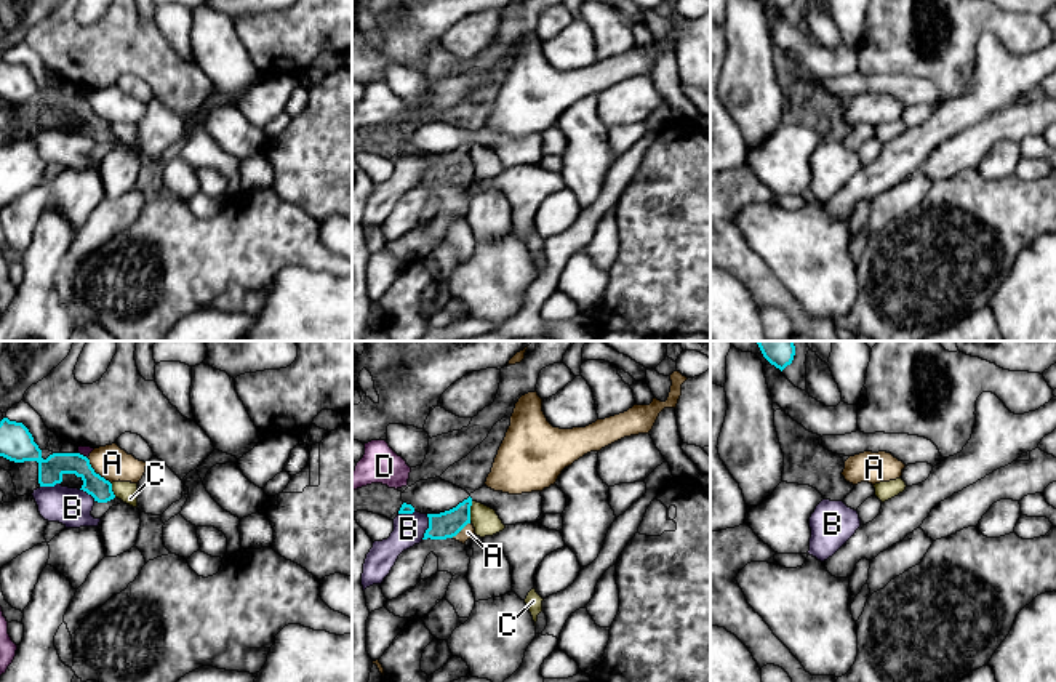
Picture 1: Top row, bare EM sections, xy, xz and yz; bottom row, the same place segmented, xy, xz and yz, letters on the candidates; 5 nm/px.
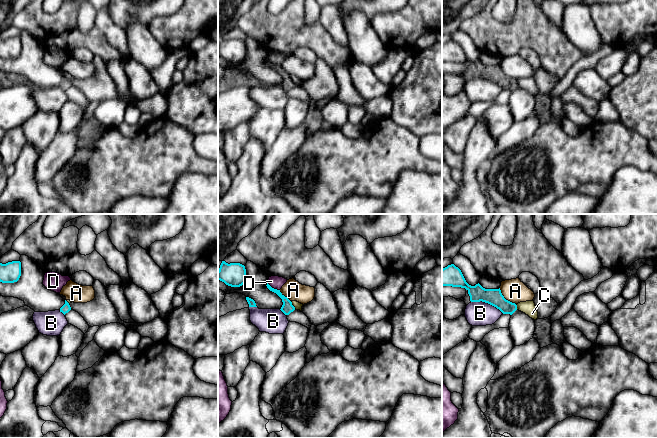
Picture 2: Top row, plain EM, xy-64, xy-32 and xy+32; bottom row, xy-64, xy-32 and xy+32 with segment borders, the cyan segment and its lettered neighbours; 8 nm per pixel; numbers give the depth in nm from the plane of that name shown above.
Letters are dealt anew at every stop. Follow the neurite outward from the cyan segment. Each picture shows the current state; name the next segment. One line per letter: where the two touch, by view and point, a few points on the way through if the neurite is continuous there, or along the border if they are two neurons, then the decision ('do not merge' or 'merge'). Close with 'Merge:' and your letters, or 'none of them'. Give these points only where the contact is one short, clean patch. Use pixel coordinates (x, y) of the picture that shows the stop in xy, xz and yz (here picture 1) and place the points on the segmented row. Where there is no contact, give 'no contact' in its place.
A: contact xy (95, 473); border xy (87, 458), (90, 466), (111, 484); do not merge
B: contact xz (429, 527); do not merge
C: contact xz (469, 511); border xz (472, 501), (469, 521); do not merge
D: contact xy (82, 455); do not merge
Merge: none of them

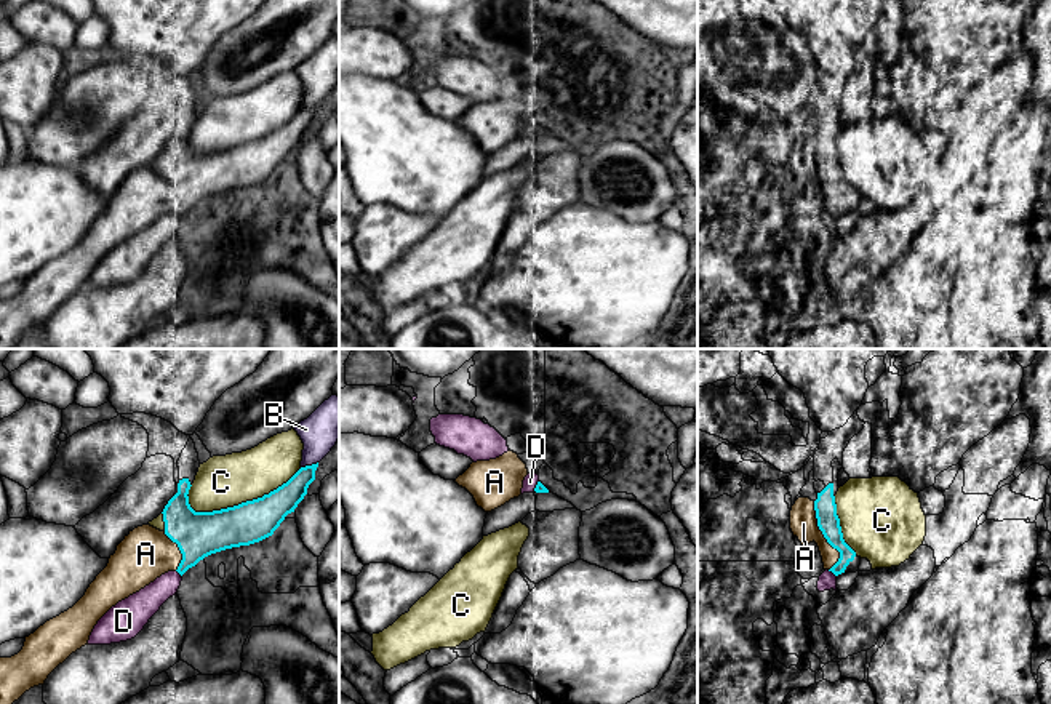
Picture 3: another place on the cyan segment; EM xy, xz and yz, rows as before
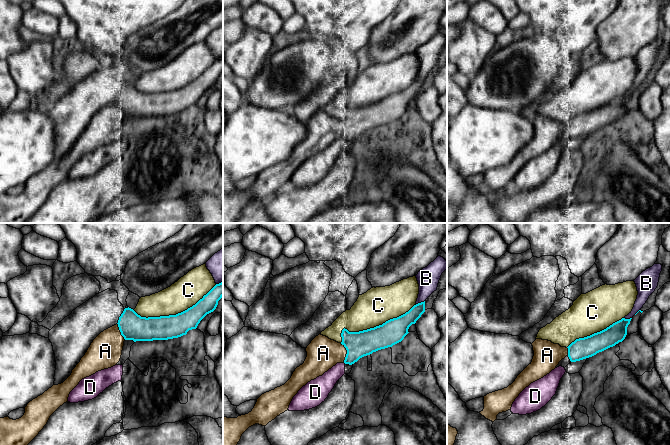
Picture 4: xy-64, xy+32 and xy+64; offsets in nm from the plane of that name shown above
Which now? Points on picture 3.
A: contact yz (824, 536); merge
B: contact xy (309, 466); do not merge
C: contact xy (243, 503); do not merge
D: contact yz (832, 572); do not merge
Merge: A

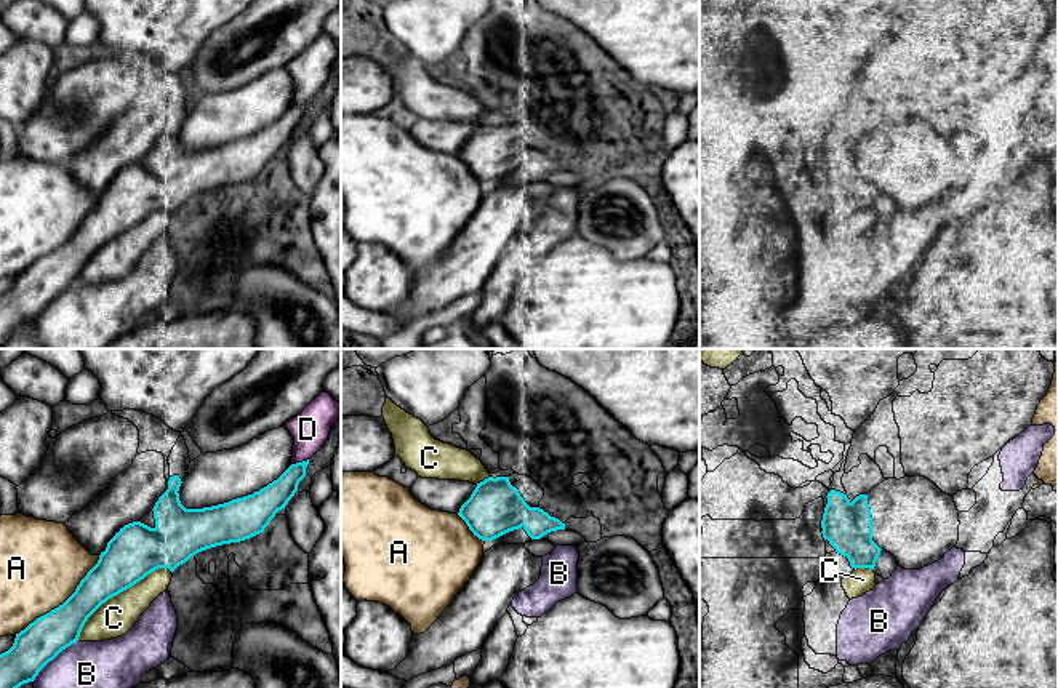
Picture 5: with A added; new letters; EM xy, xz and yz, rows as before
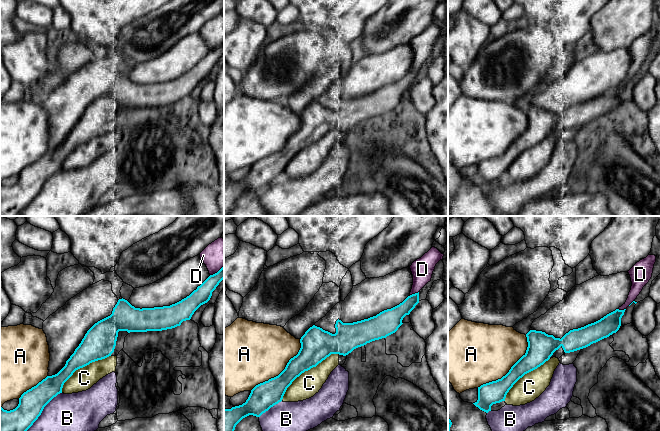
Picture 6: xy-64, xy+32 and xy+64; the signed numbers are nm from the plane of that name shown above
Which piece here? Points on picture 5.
A: contact xy (63, 604); do not merge
B: contact xy (53, 658); do not merge
C: contact xy (119, 592); do not merge
D: contact xy (300, 463); do not merge
Merge: none of them

